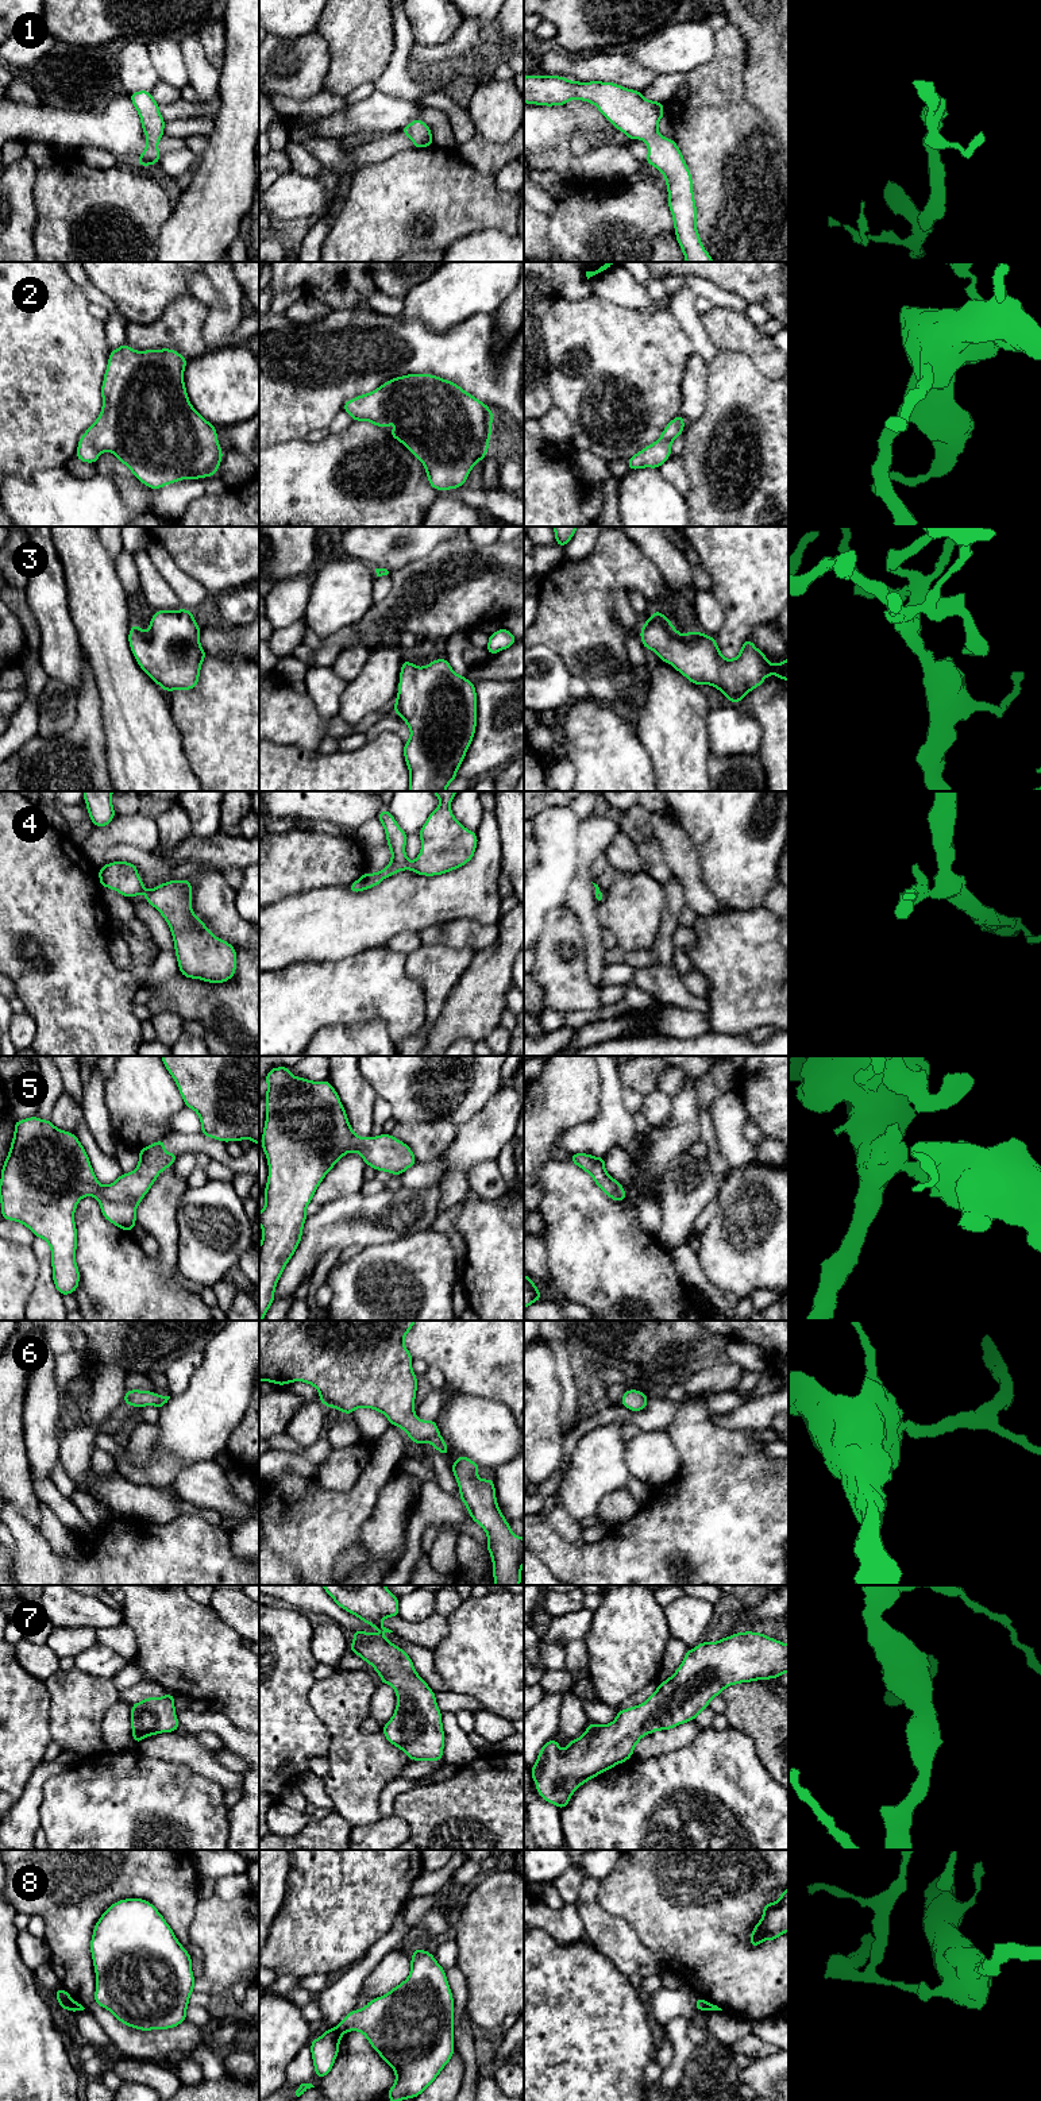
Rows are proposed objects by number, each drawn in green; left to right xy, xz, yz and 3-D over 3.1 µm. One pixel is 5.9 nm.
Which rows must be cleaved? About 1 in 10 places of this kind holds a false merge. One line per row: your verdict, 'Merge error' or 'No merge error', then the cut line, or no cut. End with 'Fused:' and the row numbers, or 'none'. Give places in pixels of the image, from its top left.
1: No merge error. No split
2: No merge error. No split
3: No merge error. No split
4: Merge error. Split along xz (409, 863), (411, 868)
5: No merge error. No split
6: No merge error. No split
7: No merge error. No split
8: Merge error. Split along xz (334, 2028), (342, 2034)
Fused: 4, 8

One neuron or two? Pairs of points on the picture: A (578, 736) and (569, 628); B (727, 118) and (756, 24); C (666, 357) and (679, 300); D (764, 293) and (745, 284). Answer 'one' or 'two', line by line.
A: two
B: two
C: two
D: one

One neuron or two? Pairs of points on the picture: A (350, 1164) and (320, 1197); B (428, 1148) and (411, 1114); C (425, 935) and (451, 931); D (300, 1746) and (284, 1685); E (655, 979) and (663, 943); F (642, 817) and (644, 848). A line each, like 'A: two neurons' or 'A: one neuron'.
A: one neuron
B: two neurons
C: one neuron
D: one neuron
E: two neurons
F: one neuron

